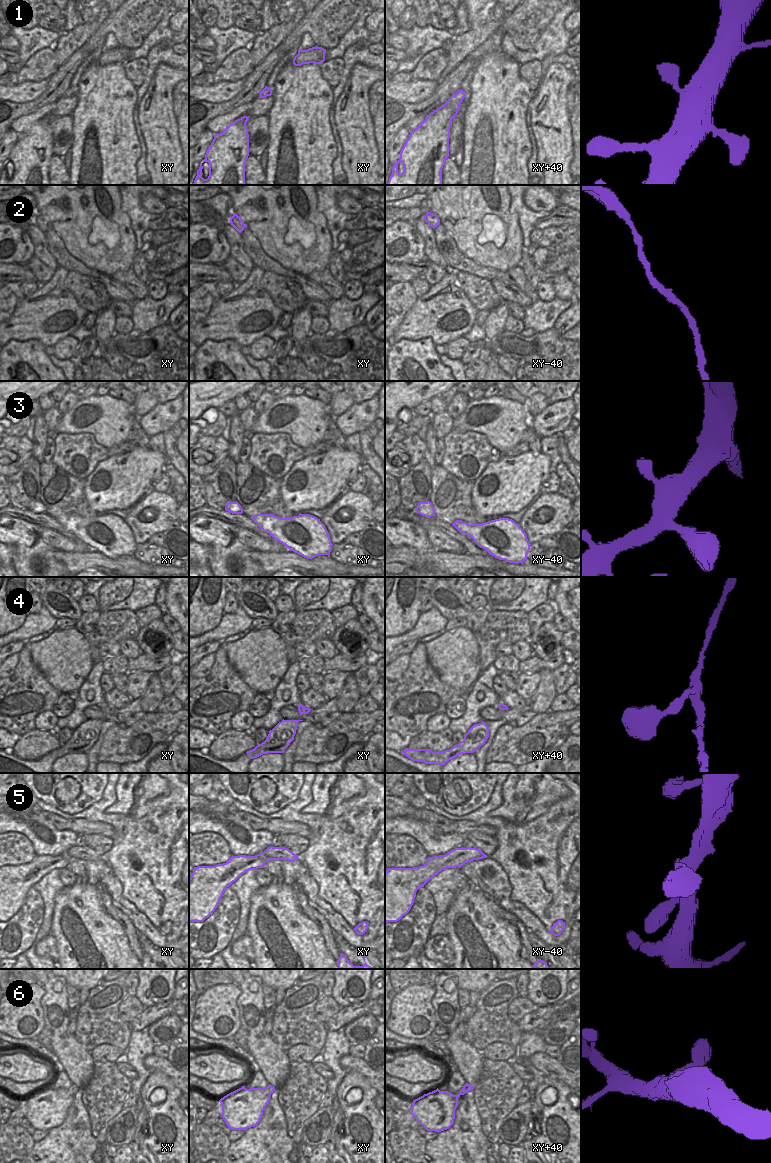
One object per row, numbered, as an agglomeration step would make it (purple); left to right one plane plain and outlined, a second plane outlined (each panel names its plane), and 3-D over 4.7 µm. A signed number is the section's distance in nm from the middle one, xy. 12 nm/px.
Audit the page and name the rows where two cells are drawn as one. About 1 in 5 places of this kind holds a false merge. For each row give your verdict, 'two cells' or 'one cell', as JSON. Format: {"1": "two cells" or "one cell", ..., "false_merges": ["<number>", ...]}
{"1": "one cell", "2": "one cell", "3": "one cell", "4": "one cell", "5": "one cell", "6": "one cell", "false_merges": []}

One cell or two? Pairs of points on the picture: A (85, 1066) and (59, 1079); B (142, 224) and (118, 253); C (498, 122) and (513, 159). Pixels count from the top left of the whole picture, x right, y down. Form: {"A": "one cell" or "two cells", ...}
{"A": "two cells", "B": "two cells", "C": "one cell"}

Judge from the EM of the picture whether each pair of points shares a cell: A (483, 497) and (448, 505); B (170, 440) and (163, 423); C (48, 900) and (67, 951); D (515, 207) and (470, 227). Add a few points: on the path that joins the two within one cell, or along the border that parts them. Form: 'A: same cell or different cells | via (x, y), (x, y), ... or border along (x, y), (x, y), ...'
A: different cells | border along (473, 480), (471, 504), (479, 514), (488, 516)
B: different cells | border along (169, 429), (162, 432)
C: different cells | border along (61, 890), (54, 900), (52, 926), (49, 933)
D: different cells | border along (509, 195), (509, 210), (517, 215), (520, 231)

